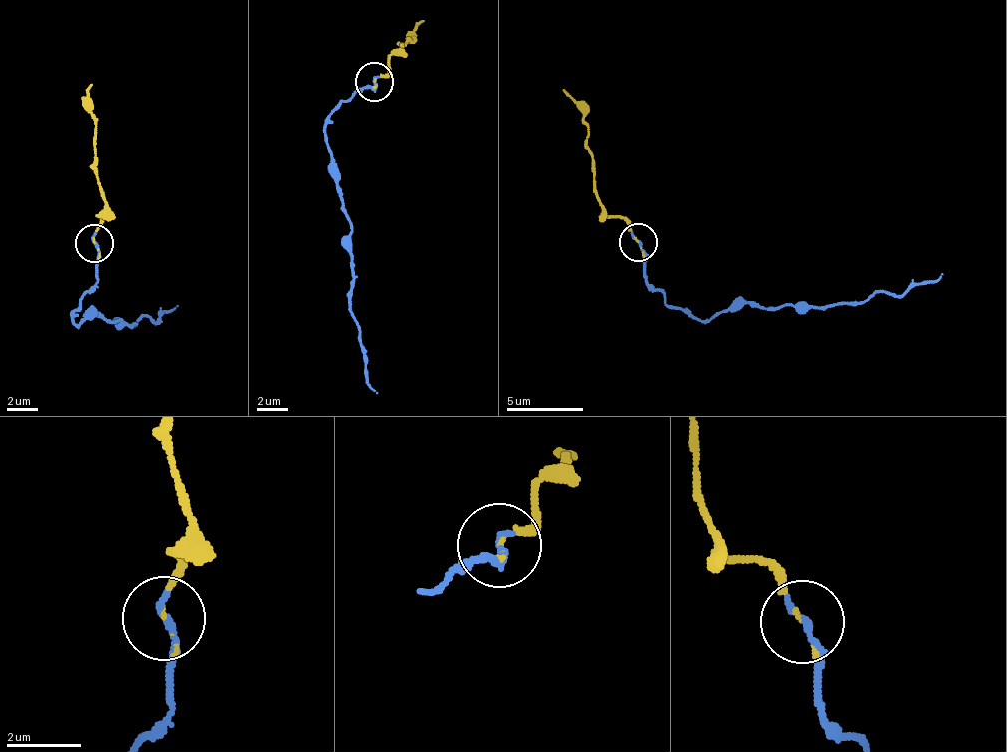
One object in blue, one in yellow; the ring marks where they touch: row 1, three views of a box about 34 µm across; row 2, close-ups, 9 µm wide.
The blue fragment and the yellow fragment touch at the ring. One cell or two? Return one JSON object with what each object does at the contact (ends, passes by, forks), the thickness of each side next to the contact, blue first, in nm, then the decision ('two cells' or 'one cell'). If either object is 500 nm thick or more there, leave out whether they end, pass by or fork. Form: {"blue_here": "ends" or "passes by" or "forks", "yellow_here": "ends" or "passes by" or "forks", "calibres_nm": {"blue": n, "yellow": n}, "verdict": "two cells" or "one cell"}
{"blue_here": "ends", "yellow_here": "passes by", "calibres_nm": {"blue": 240, "yellow": 50}, "verdict": "one cell"}

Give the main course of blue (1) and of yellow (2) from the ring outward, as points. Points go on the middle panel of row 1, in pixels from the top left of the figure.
1: (375, 81), (339, 103), (324, 133), (339, 184), (352, 256), (349, 306), (359, 322), (364, 372), (378, 392)
2: (375, 81), (425, 20)

